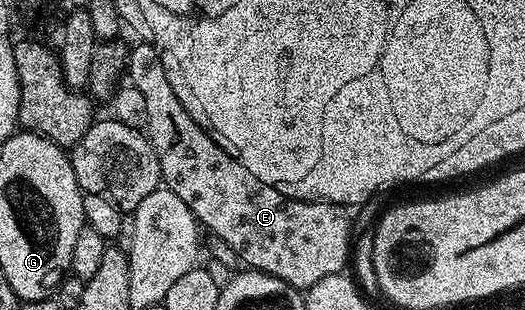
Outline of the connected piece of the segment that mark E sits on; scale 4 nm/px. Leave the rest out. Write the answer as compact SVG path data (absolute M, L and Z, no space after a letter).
M138 41L131 46L125 74L130 75L129 86L138 87L145 100L148 115L144 131L158 158L162 170L161 182L169 191L176 193L176 197L180 197L188 209L192 209L199 224L213 238L228 241L247 268L280 277L280 281L299 289L308 289L316 285L316 281L324 281L324 277L340 275L347 270L352 259L352 235L350 237L350 219L346 216L348 211L345 206L282 195L276 188L269 187L248 173L248 169L244 169L238 159L214 143L210 134L191 117L184 105L180 105L180 97L176 97L168 81L161 54L153 42Z

